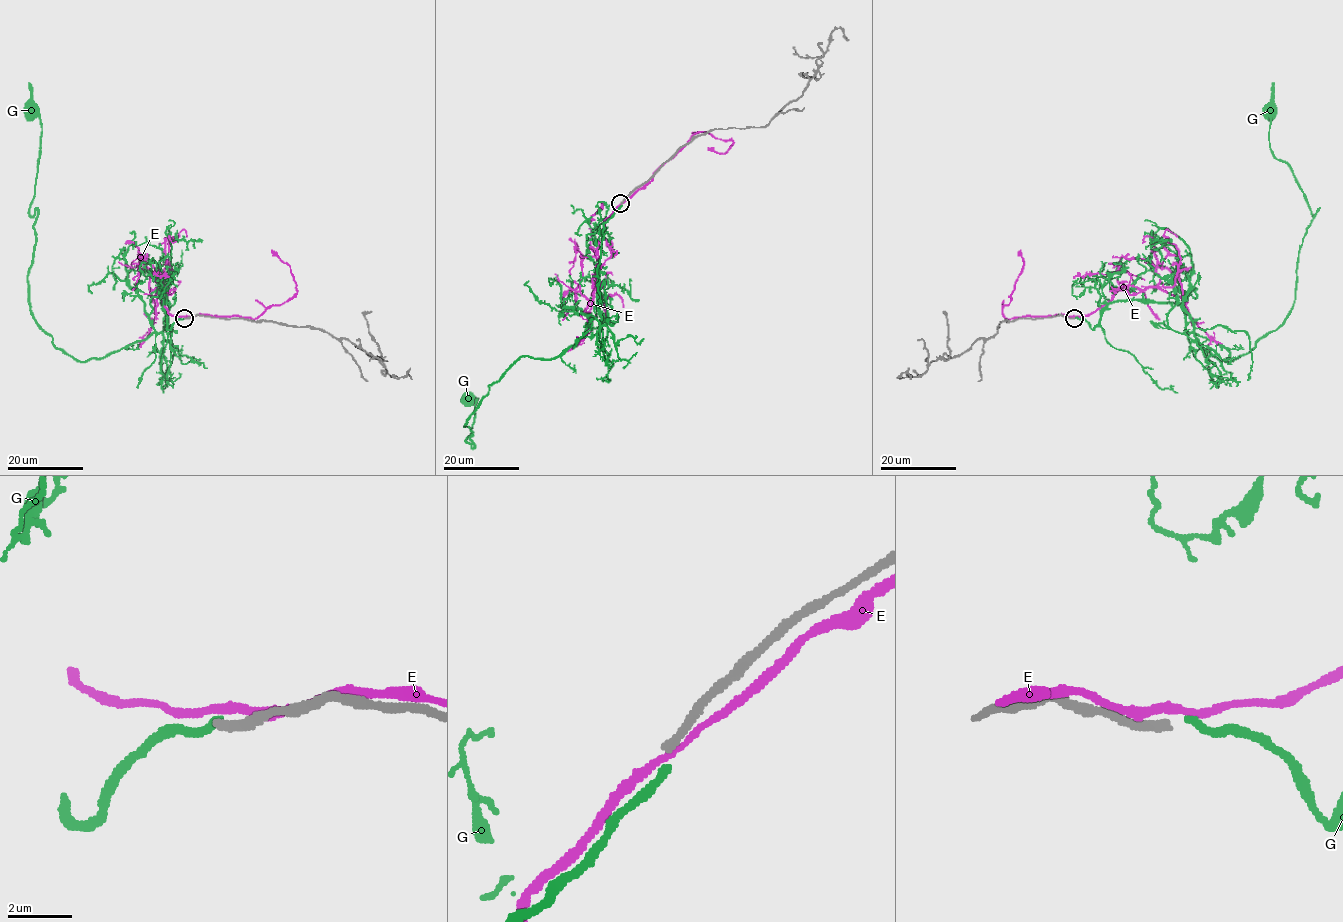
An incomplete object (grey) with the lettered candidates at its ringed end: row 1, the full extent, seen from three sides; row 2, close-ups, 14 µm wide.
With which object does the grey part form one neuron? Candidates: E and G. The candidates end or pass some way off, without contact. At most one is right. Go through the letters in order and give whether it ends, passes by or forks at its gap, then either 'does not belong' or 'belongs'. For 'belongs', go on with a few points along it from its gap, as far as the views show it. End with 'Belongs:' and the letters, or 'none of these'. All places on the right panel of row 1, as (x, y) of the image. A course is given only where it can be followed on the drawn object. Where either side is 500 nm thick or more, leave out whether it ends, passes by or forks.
E: it passes by; does not belong
G: it ends; does not belong
Belongs: none of these

